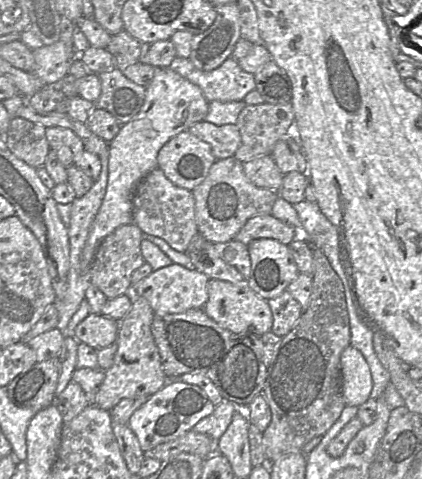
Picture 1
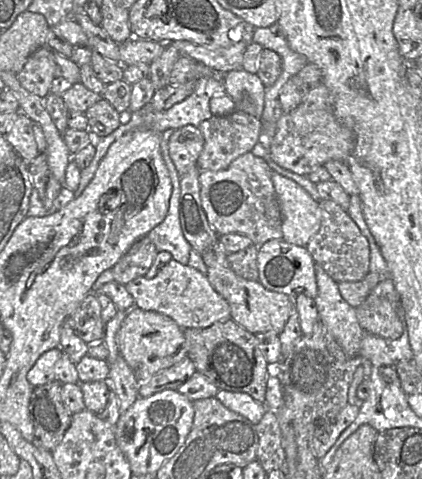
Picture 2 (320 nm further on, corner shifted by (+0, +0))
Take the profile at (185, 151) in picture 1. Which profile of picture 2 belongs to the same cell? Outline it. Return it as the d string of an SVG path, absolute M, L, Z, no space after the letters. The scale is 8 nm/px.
M186 125L176 129L168 143L169 156L182 176L197 165L204 147L204 138L196 126Z

